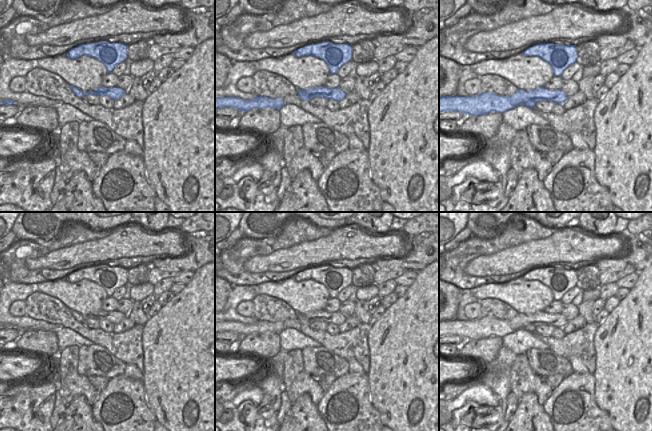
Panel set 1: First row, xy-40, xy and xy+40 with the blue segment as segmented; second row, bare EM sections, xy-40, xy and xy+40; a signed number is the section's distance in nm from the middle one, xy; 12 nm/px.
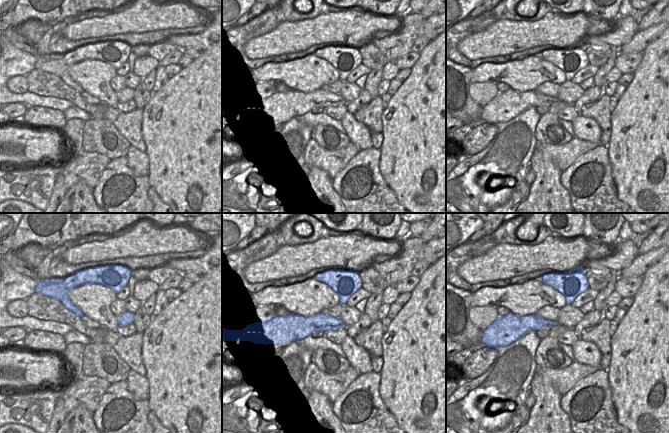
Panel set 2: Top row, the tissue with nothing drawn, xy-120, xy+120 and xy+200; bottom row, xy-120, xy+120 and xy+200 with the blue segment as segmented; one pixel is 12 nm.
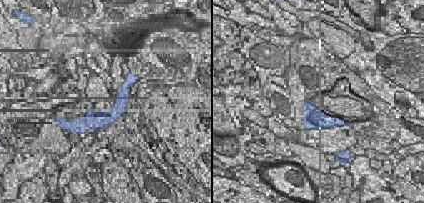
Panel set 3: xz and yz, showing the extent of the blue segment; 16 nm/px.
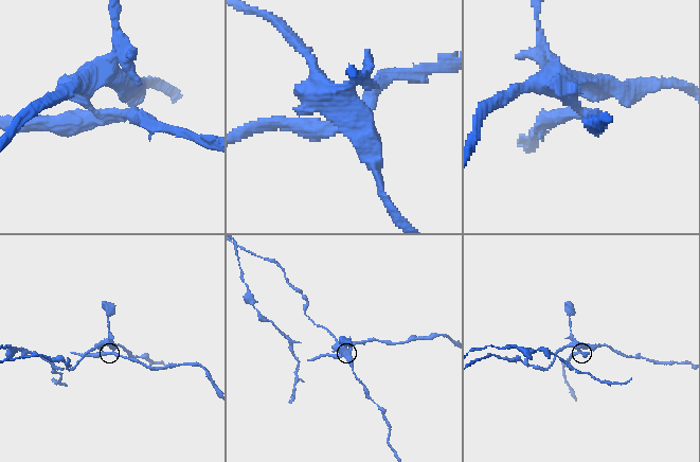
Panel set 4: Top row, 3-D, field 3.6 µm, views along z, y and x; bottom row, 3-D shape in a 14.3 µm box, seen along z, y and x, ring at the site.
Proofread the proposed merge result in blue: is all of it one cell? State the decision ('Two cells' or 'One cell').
Two cells

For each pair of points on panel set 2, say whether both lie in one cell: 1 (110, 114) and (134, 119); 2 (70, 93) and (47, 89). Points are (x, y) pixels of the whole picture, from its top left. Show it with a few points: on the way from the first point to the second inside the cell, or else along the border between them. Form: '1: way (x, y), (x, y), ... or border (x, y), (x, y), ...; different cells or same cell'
1: way (116, 116), (119, 119), (128, 119); same cell
2: way (64, 92), (59, 89), (53, 89); same cell

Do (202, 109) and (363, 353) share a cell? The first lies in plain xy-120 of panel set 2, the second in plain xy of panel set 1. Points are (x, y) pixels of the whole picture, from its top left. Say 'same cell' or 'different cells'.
different cells

